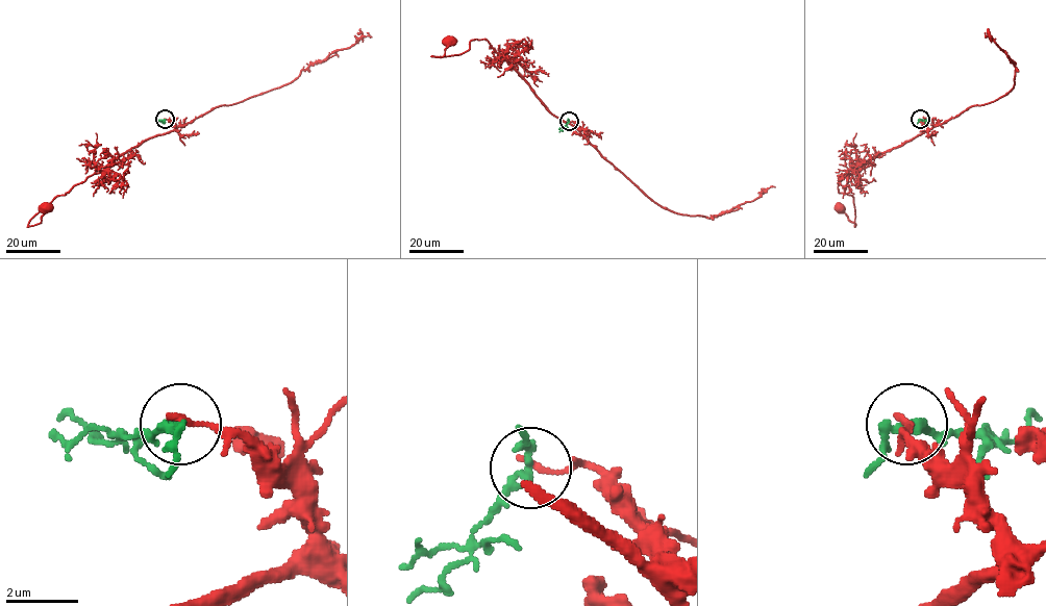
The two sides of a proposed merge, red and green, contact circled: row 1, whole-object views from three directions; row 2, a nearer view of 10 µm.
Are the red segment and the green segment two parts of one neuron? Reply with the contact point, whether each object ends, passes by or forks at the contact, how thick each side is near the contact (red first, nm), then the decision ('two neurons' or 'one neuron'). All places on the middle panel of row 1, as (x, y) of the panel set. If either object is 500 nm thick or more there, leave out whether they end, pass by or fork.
place (569, 121); red ends; green passes by; calibres 180 and 220 nm; two neurons

